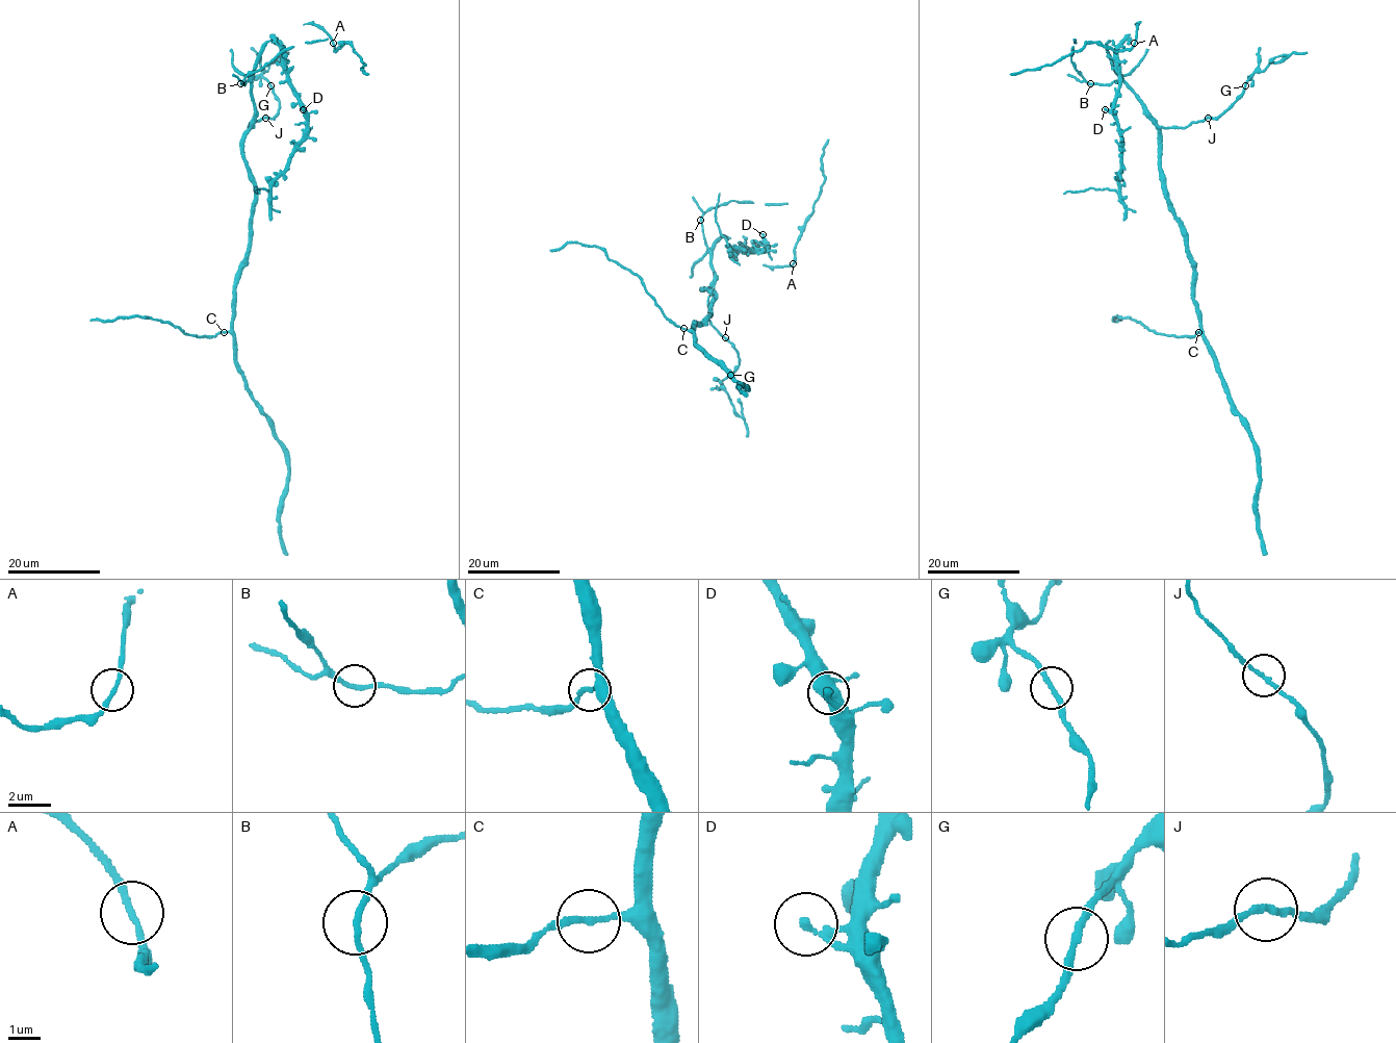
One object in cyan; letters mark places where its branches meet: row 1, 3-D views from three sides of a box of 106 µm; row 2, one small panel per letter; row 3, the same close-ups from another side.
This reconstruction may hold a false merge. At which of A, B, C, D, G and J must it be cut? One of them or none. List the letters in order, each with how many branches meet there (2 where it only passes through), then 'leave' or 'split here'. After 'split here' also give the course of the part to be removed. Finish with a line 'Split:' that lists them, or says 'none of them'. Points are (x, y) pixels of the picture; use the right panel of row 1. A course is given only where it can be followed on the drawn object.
A: 2 | leave
B: 2 | leave
C: 2 | leave
D: 2 | leave
G: 2 | leave
J: 2 | leave
Split: none of them

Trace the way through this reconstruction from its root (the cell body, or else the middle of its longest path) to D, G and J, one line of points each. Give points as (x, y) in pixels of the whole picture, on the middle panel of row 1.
D: (714, 295), (703, 289), (715, 279), (714, 245), (721, 236), (729, 236), (751, 249), (763, 240), (763, 234)
G: (714, 295), (703, 289), (714, 287), (708, 297), (708, 319), (739, 357), (739, 366), (730, 374)
J: (714, 295), (703, 289), (714, 287), (708, 297), (708, 319), (725, 337)

